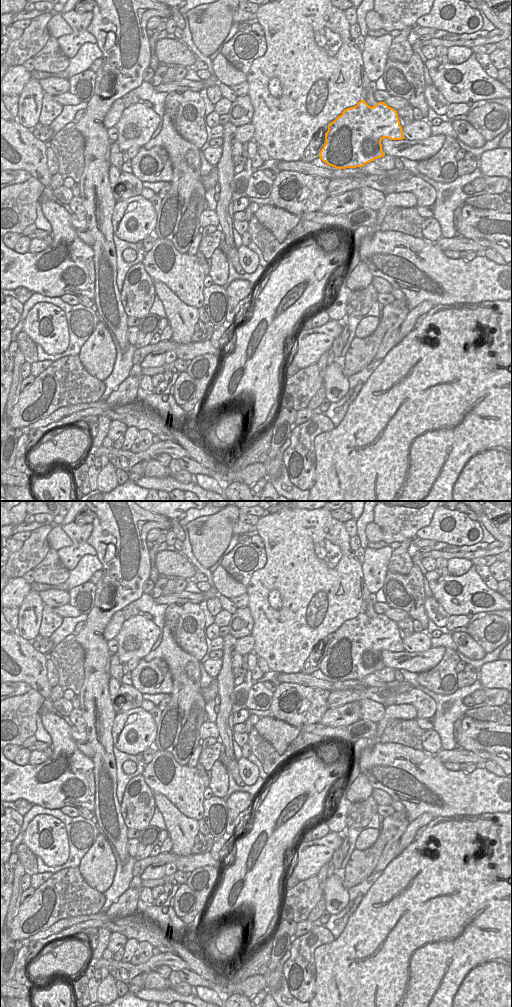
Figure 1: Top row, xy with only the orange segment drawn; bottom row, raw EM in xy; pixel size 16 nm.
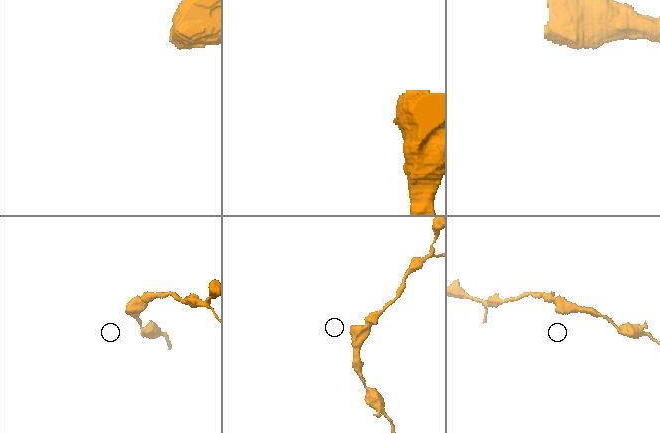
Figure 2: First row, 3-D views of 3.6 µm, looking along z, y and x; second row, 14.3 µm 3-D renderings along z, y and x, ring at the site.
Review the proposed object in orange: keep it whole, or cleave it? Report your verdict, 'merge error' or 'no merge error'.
no merge error

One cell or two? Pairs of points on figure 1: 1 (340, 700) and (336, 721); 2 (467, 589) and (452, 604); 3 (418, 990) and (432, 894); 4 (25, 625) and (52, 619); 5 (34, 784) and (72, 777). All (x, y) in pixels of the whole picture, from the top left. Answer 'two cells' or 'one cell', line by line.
1: two cells
2: one cell
3: one cell
4: two cells
5: one cell

